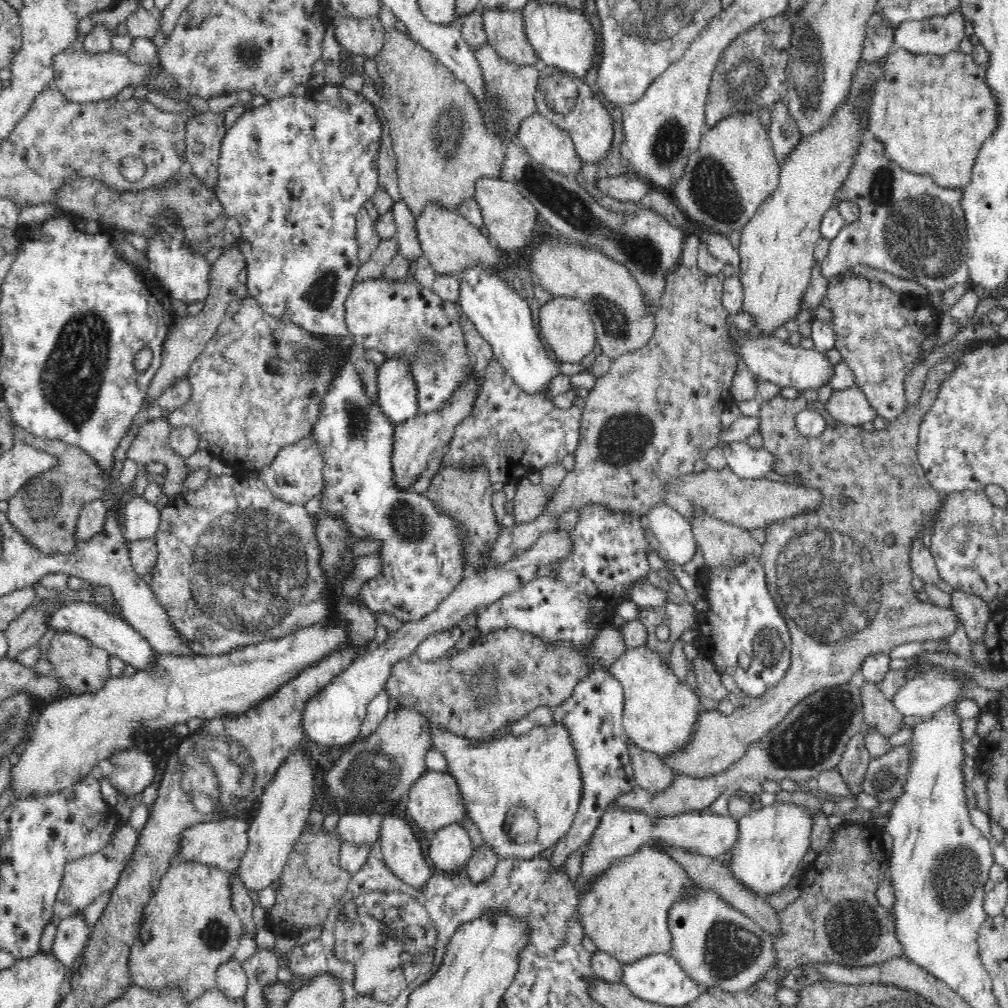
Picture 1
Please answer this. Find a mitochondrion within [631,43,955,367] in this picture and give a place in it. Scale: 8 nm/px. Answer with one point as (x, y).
(711, 189)

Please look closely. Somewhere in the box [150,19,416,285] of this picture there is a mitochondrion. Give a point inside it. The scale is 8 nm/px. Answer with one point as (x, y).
(246, 53)

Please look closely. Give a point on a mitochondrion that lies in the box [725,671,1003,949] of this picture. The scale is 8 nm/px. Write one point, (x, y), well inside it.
(948, 875)

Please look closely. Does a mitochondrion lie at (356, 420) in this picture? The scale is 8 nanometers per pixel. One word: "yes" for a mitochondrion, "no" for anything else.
yes

